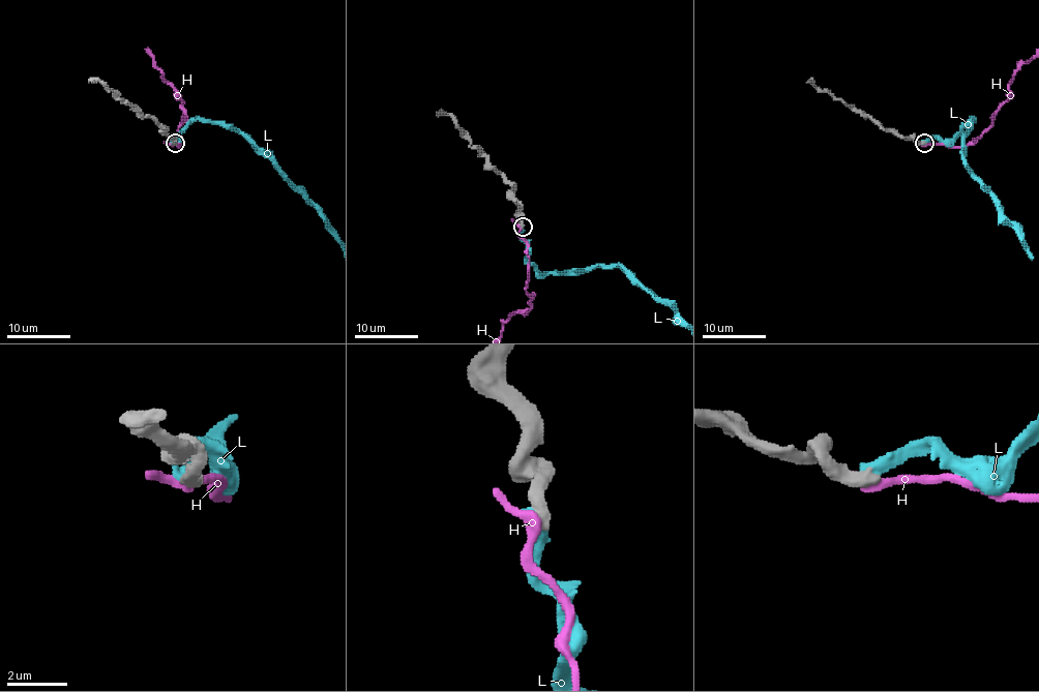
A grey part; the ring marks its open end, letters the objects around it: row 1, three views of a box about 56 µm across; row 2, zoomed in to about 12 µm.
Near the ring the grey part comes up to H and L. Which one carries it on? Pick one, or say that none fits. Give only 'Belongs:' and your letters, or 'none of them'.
Belongs: none of them

